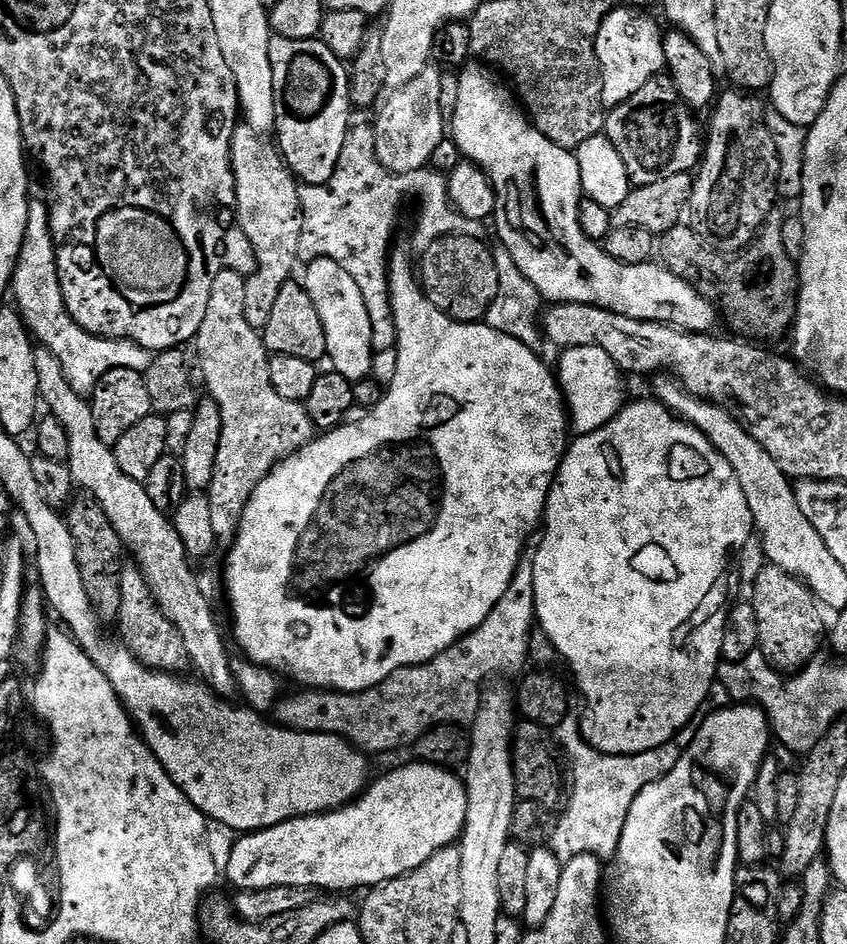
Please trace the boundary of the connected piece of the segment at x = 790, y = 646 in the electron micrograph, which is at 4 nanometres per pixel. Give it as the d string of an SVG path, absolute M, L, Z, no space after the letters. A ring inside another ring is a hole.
M769 567L766 574L761 575L756 587L761 589L753 590L750 602L758 614L760 642L769 661L780 670L792 670L809 663L808 652L814 651L816 644L804 635L807 634L808 628L816 624L817 605L810 599L807 587L799 576L790 576L780 568L773 567ZM763 591L768 593L764 596Z

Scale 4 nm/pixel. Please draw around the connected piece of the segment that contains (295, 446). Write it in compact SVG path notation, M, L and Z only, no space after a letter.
M222 270L214 278L214 286L210 286L210 302L206 302L206 318L202 318L202 326L198 330L194 341L196 347L196 356L200 359L200 372L204 375L204 384L208 387L207 395L218 406L222 418L222 436L218 442L218 462L214 462L214 478L212 485L206 490L208 501L210 502L210 522L214 522L214 534L217 541L228 542L236 535L236 529L240 527L240 519L246 510L246 506L250 502L250 498L254 494L254 490L266 477L272 473L272 467L279 464L281 460L285 460L287 456L292 456L295 452L305 448L308 443L314 439L314 429L308 411L305 410L303 403L295 404L294 402L286 402L286 398L278 395L278 390L274 390L274 386L270 386L270 366L268 365L268 357L270 355L268 347L264 344L264 337L254 326L250 326L250 322L246 322L246 276L245 273L228 272Z

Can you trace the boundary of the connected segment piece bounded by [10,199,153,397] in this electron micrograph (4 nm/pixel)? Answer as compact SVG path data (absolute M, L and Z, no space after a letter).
M33 199L28 205L28 221L26 222L24 241L20 246L20 257L16 259L16 271L12 273L10 292L13 297L16 295L15 307L28 327L28 331L32 333L35 343L41 348L48 348L50 354L61 363L66 381L78 395L87 397L91 394L96 388L96 383L110 370L115 368L143 370L150 366L153 353L147 352L133 340L108 340L105 336L95 336L82 330L82 326L78 326L74 322L74 318L70 318L64 305L64 295L56 269L56 245L52 242L52 232L48 228L48 206L43 199Z

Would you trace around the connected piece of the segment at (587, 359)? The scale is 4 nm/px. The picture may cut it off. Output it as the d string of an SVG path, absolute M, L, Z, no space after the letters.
M596 346L566 348L559 355L558 379L560 390L564 393L566 411L570 417L571 431L576 436L585 436L609 424L626 403L625 377L614 362L614 358L610 358L606 350Z

